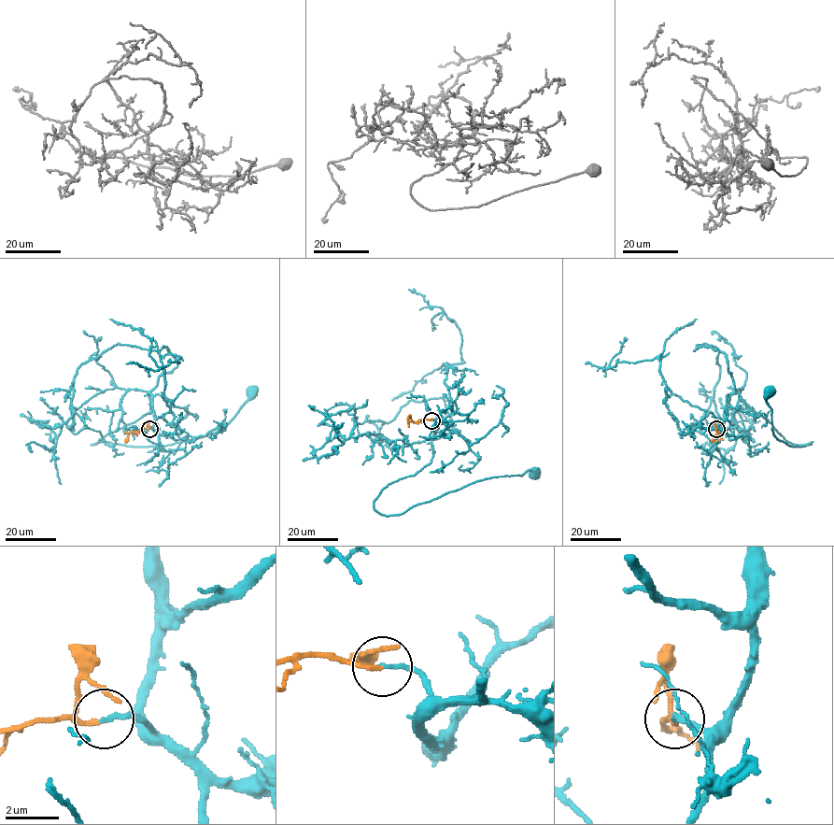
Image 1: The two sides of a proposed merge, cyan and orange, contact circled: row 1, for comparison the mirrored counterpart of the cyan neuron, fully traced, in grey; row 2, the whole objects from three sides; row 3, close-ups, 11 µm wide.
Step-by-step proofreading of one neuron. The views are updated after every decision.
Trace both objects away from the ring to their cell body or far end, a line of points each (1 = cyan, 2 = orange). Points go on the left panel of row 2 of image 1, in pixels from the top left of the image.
1: (149, 429), (154, 423), (149, 392), (148, 413), (91, 445), (161, 447), (209, 435), (224, 428), (250, 391)
2: (149, 429), (132, 431), (126, 440)

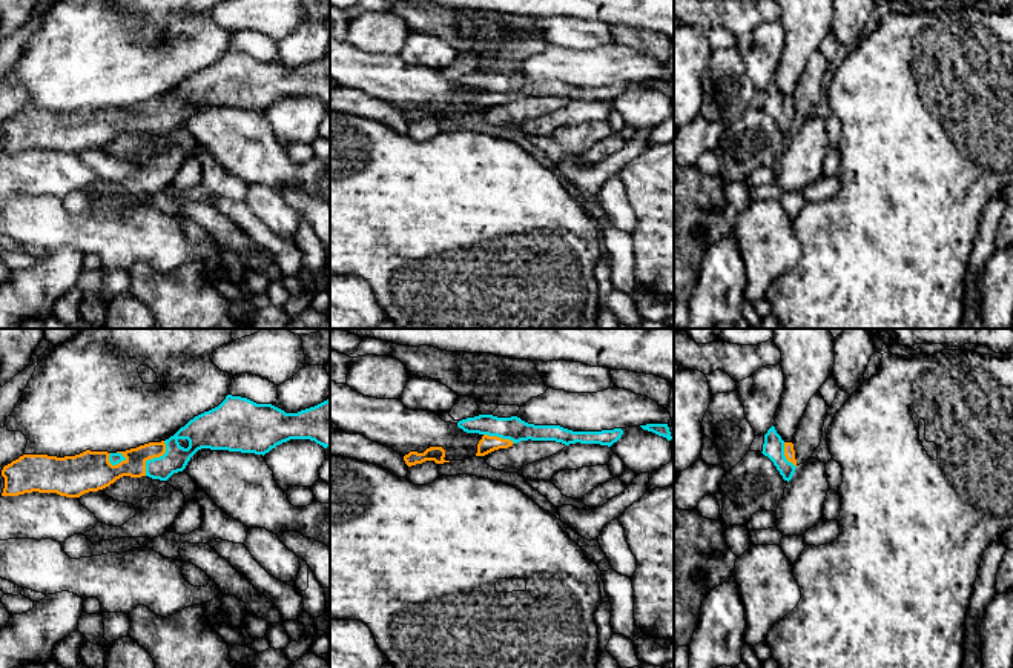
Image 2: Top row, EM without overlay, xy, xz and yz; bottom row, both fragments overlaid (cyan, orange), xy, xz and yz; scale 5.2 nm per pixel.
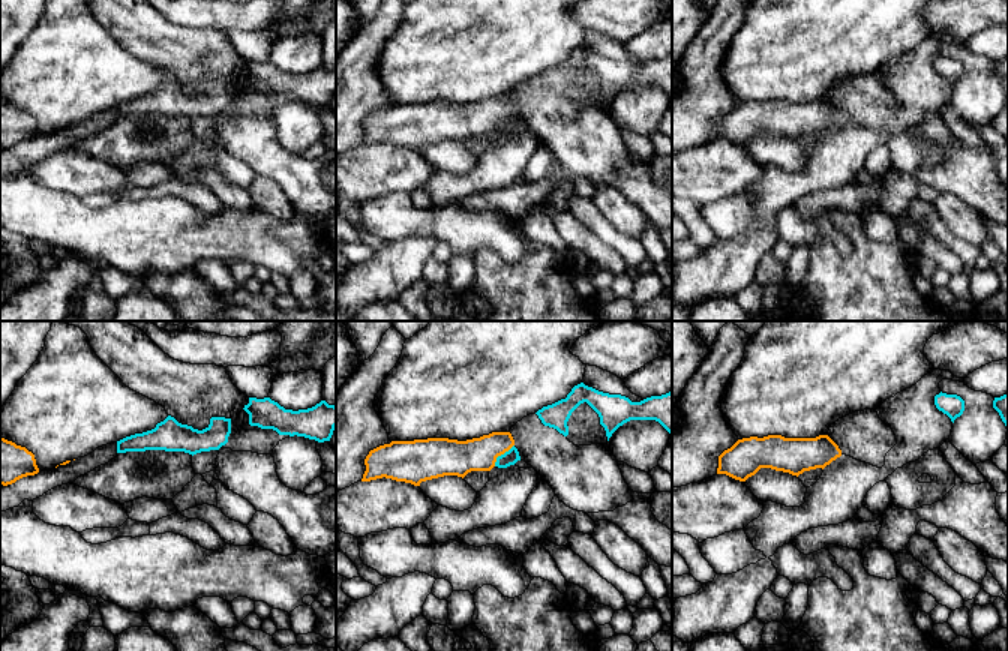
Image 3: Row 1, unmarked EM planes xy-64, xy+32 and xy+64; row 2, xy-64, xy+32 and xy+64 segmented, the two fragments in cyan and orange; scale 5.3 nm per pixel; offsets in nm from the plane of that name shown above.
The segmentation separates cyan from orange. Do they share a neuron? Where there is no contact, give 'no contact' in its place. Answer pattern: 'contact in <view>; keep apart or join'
contact in xy; join

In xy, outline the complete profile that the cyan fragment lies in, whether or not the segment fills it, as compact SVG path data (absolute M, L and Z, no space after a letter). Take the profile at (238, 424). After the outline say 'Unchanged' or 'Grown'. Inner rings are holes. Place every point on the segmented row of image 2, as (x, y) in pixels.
M227 395L215 408L190 419L173 436L126 451L86 450L75 456L23 455L5 465L2 496L57 493L80 498L123 476L167 481L183 471L201 448L266 455L290 439L310 439L330 447L330 399L285 413L272 404Z. Grown

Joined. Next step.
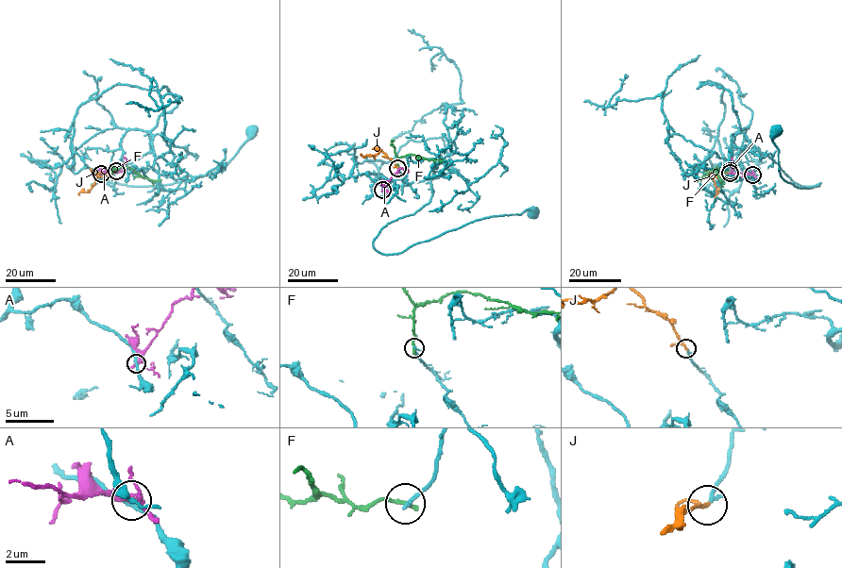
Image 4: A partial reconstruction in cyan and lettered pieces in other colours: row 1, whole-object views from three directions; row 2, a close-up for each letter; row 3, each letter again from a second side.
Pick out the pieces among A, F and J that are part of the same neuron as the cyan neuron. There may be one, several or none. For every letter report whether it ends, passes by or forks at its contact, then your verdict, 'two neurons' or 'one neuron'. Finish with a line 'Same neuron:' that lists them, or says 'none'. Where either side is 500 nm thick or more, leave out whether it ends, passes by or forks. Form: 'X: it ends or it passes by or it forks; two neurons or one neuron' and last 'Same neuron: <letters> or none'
A: it passes by; two neurons
F: it ends; two neurons
J: it passes by; one neuron
Same neuron: J

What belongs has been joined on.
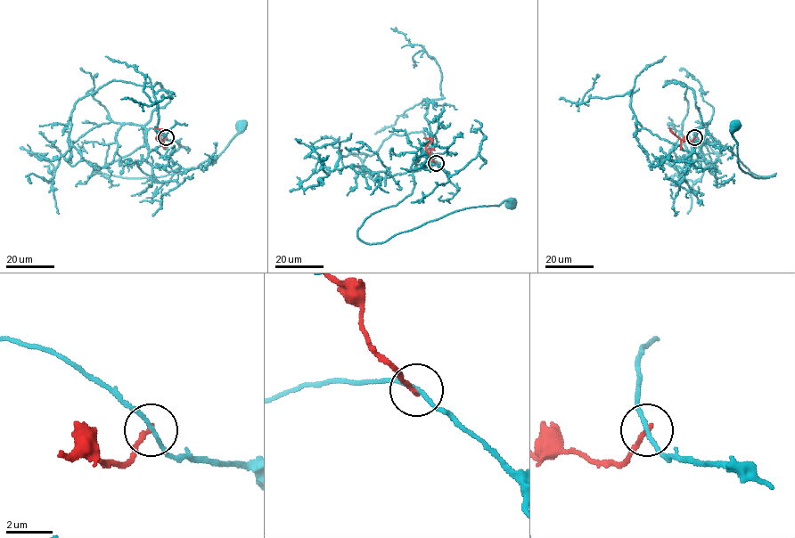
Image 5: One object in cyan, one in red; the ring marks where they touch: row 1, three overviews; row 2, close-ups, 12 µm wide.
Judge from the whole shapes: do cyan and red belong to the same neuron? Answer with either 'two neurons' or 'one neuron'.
two neurons

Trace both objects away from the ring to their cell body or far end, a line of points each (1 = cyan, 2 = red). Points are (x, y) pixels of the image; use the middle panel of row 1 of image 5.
1: (436, 163), (418, 164), (411, 193), (371, 215), (357, 237), (370, 244), (383, 242), (454, 211), (510, 202)
2: (436, 163), (425, 146), (430, 140), (423, 138)

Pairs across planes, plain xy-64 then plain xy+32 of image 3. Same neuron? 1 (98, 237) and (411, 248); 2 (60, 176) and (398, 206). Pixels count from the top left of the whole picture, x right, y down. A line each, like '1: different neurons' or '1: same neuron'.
1: different neurons
2: different neurons

